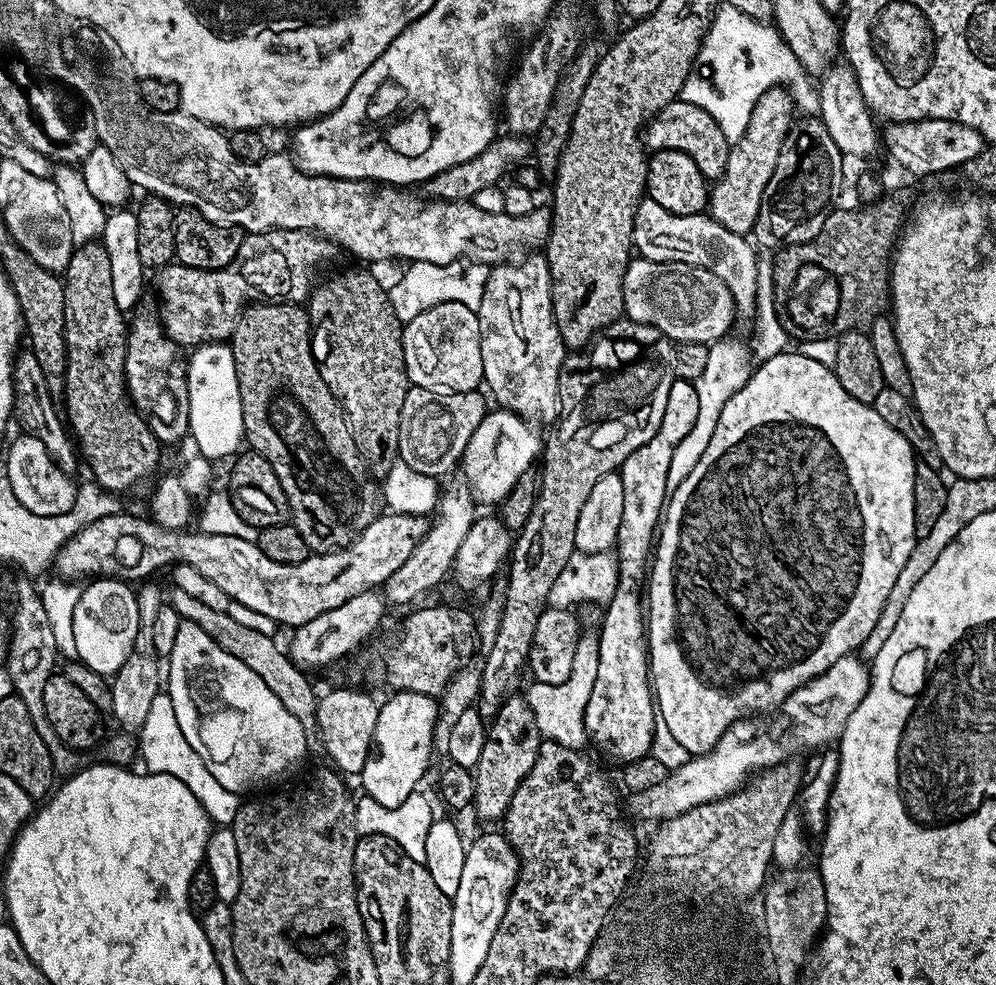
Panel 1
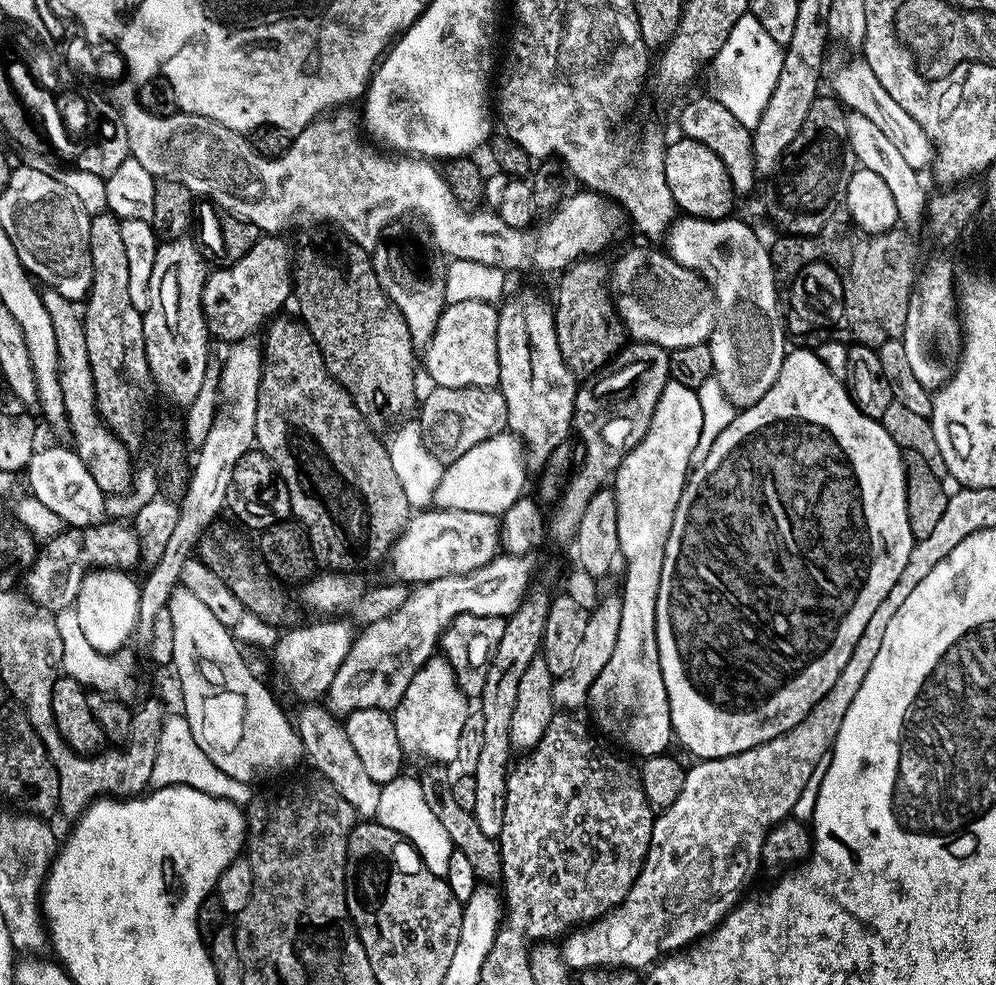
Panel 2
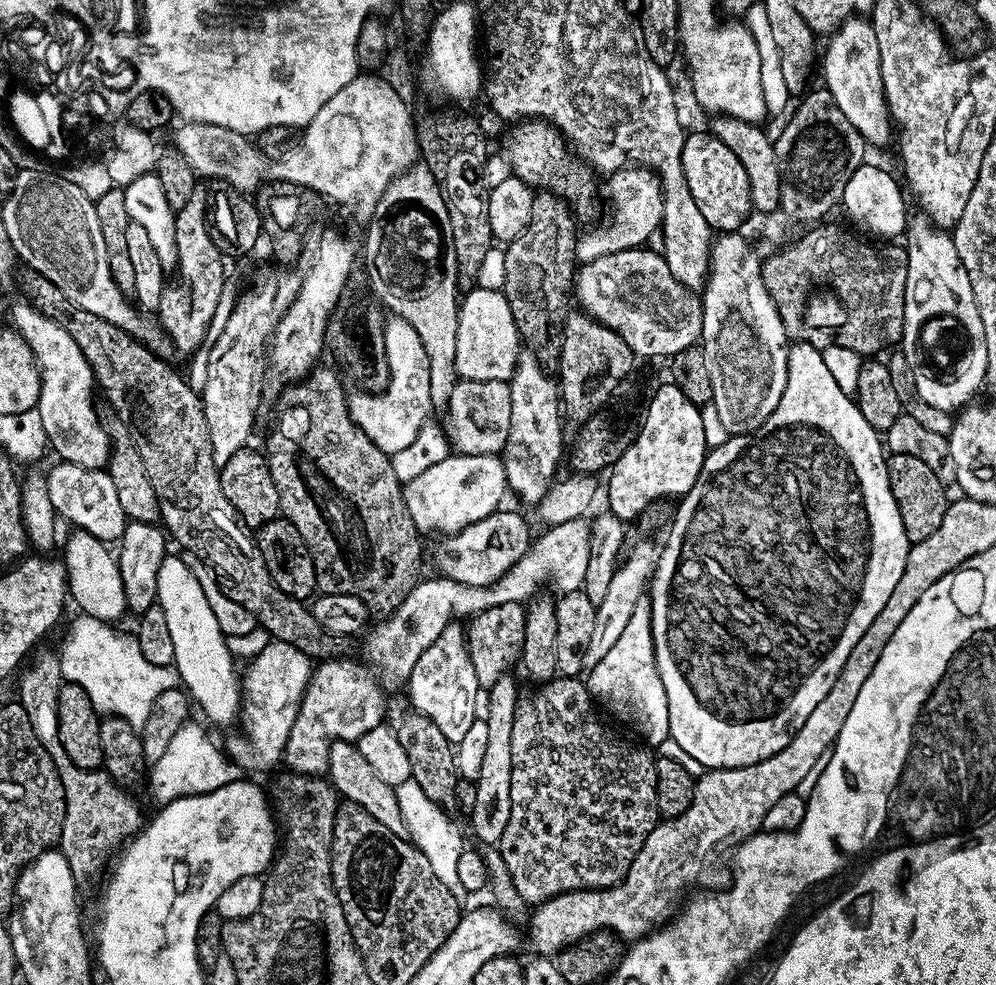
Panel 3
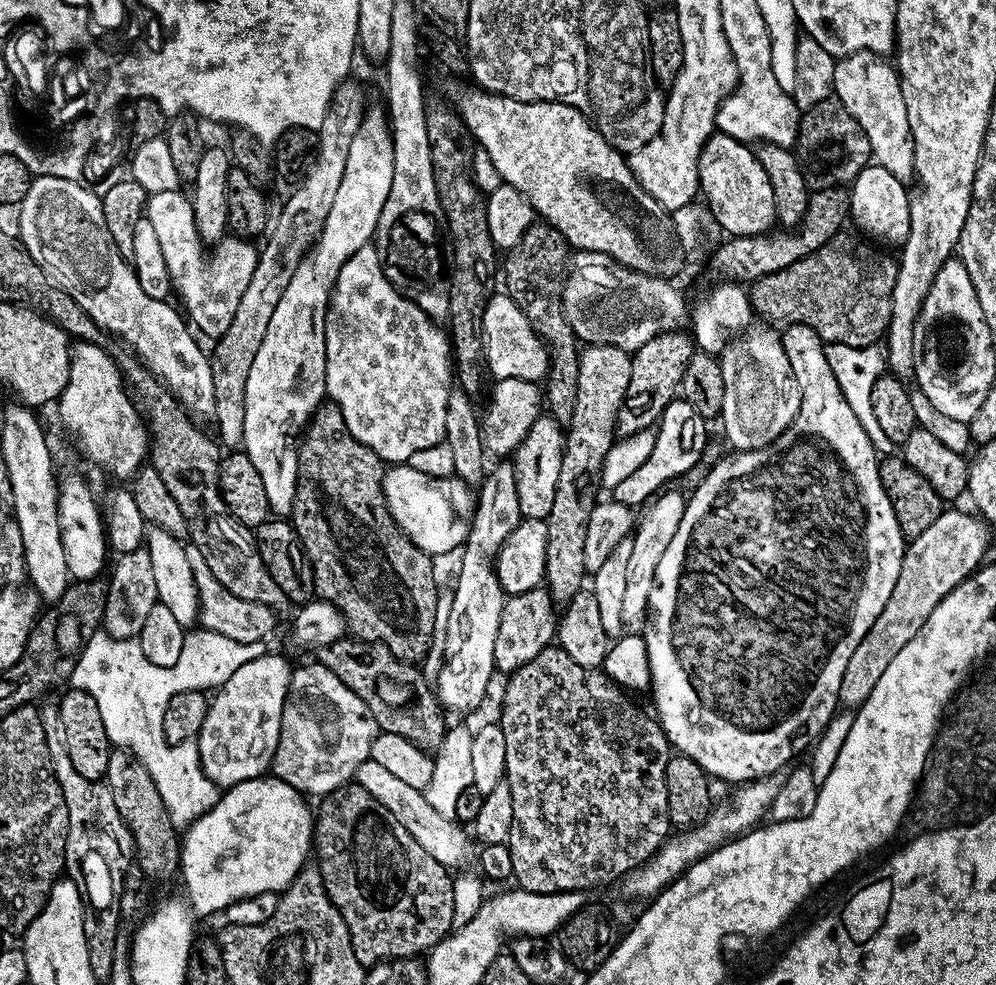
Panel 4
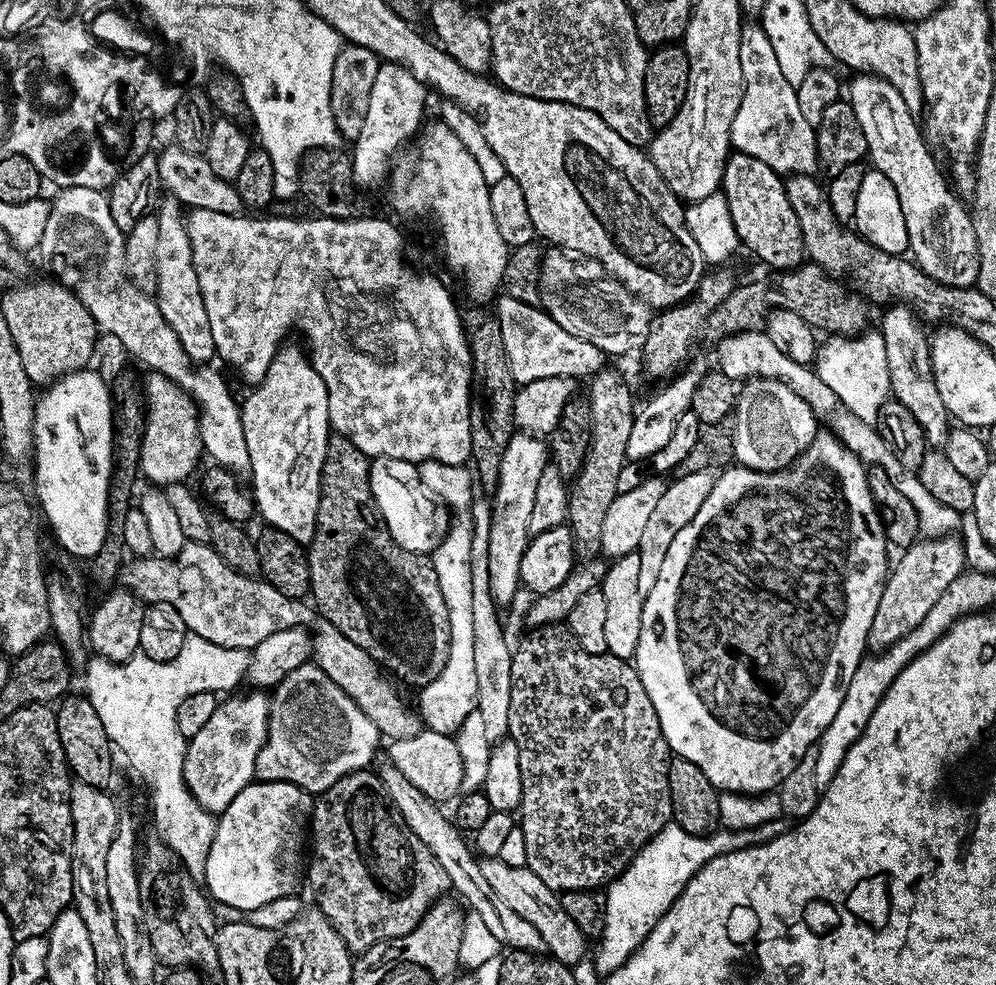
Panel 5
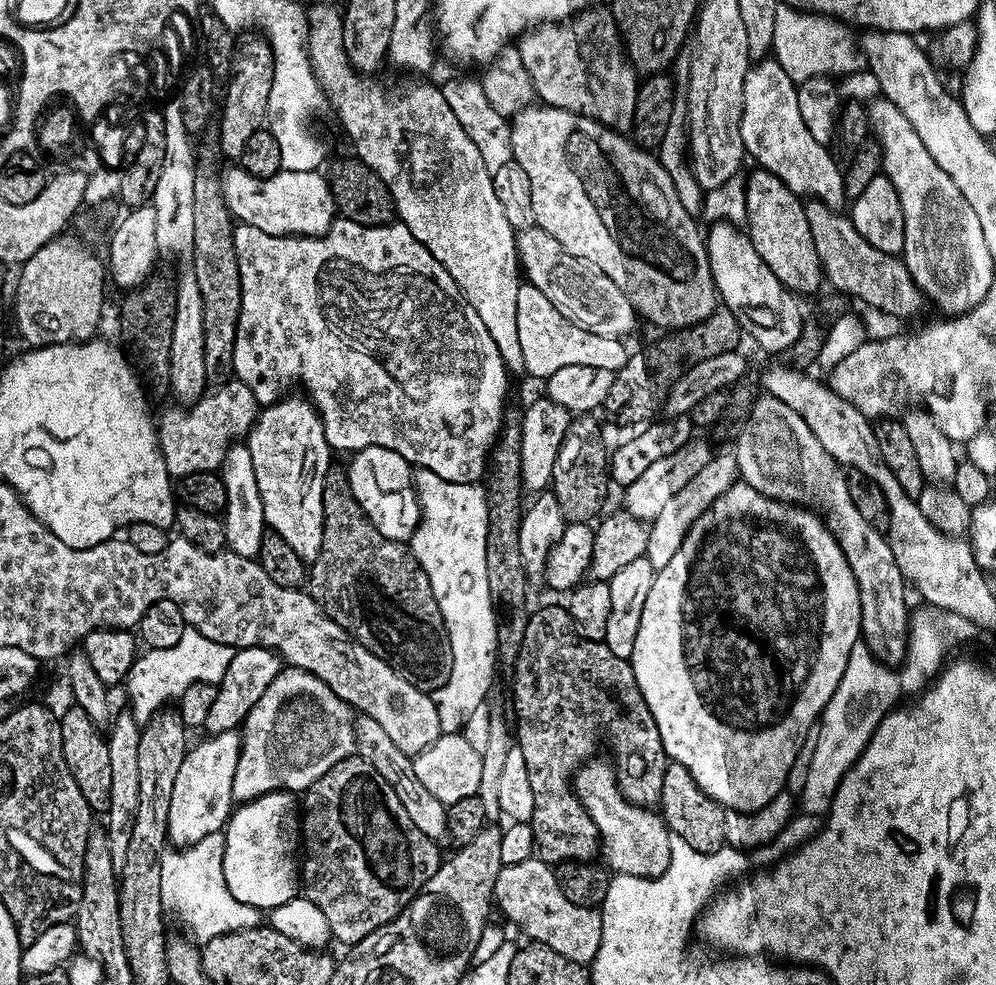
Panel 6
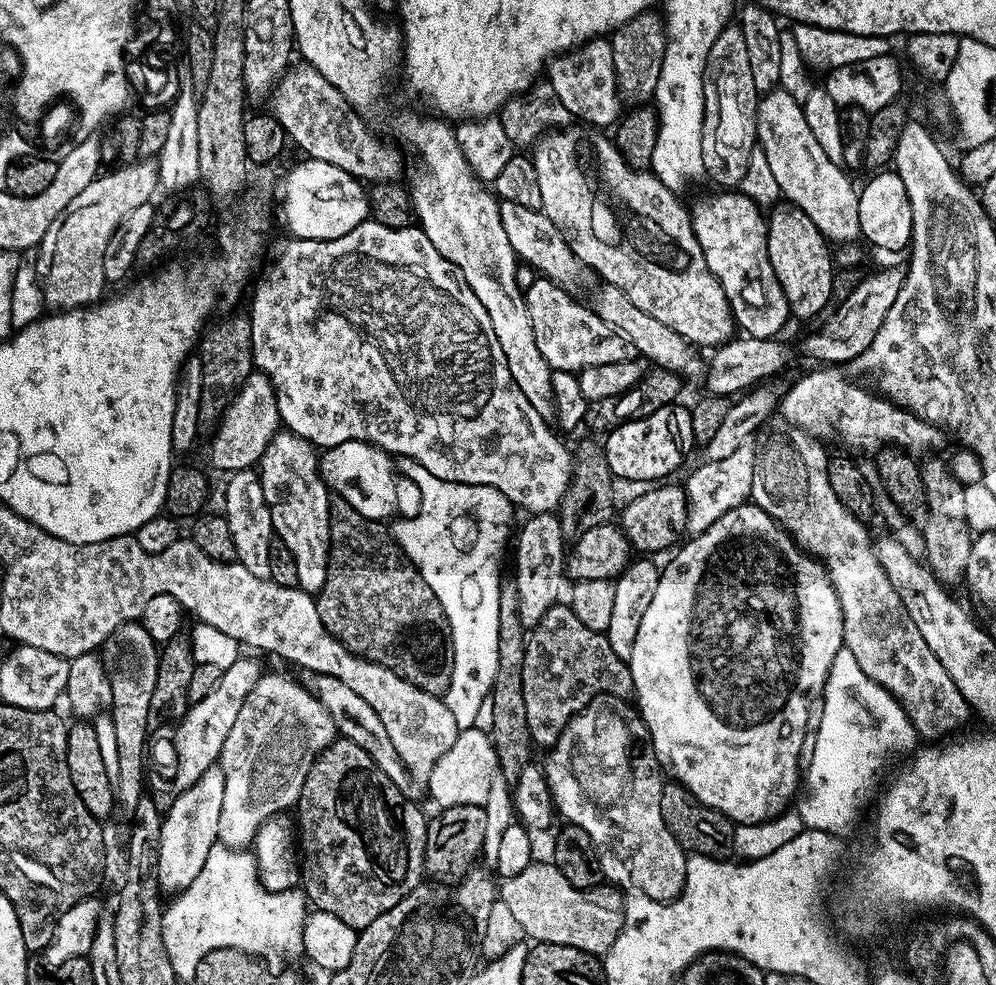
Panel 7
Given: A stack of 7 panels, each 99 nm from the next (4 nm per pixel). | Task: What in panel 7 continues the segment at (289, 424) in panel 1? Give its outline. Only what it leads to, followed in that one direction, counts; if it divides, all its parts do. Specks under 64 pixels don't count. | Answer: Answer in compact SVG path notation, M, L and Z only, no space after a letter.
M339 498L328 509L332 543L328 573L322 590L314 596L322 626L355 656L386 666L431 696L443 697L450 686L454 654L442 602L381 521L358 514Z

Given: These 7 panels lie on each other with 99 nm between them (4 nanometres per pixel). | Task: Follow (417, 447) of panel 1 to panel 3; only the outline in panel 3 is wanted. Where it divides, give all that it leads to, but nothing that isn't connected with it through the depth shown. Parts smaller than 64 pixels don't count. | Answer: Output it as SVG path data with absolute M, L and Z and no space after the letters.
M460 380L448 399L446 432L461 456L503 453L510 434L510 390L506 380Z

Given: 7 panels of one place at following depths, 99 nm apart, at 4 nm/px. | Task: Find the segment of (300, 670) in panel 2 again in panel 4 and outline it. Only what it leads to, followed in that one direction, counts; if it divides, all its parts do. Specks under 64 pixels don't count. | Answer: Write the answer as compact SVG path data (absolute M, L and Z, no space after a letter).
M269 654L246 662L246 666L234 670L234 674L215 689L206 722L202 722L202 730L194 743L206 778L220 789L227 790L247 780L259 780L271 769L293 671L293 665L288 665L282 657Z

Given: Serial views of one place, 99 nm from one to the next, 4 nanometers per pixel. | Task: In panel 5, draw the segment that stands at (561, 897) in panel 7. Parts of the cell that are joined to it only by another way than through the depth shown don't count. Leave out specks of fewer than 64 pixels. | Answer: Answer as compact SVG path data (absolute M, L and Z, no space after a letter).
M483 857L479 861L479 866L483 878L501 895L502 902L509 906L510 910L514 910L524 921L530 922L538 931L547 953L560 964L575 967L586 952L588 940L575 925L574 920L561 909L559 895L546 886L542 878L530 871L527 865L510 867L499 857Z

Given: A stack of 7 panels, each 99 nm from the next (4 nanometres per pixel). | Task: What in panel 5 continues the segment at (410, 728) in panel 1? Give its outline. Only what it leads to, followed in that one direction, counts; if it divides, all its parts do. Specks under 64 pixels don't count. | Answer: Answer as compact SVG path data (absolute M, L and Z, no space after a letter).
M525 432L513 433L510 442L507 444L506 453L504 453L504 455L502 456L501 469L499 471L498 486L492 493L492 499L491 499L492 501L491 518L493 524L490 530L490 546L489 546L489 558L488 558L488 570L490 570L490 586L493 588L492 596L496 601L497 605L504 606L504 603L506 603L507 600L512 600L516 596L516 588L518 589L518 585L520 584L521 558L522 554L524 554L525 550L527 550L528 548L528 542L531 535L531 532L529 530L529 522L530 522L531 511L534 510L535 491L538 490L538 481L542 476L542 470L544 470L548 466L549 458L550 458L550 453L547 443L543 439L540 439L539 437L533 437L531 433L525 433Z

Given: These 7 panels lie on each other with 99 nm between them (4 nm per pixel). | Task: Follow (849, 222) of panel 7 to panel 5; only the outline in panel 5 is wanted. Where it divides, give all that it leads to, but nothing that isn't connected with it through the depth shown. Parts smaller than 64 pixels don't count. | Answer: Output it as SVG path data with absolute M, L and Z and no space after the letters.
M748 23L740 30L744 97L738 106L738 114L734 114L732 148L750 154L750 158L758 158L758 162L766 162L766 166L781 174L815 173L818 168L816 128L806 122L798 107L796 88L786 82L770 46L770 38L766 38L764 25Z

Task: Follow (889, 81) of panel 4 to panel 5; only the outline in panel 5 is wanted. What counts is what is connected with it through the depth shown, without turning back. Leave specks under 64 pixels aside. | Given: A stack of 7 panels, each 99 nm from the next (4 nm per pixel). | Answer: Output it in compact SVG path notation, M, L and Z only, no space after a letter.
M861 73L855 75L854 78L849 90L847 87L846 99L858 118L858 126L862 126L862 134L866 138L868 147L867 159L872 160L871 167L875 171L886 174L894 190L898 190L898 202L902 202L902 218L906 218L906 234L911 259L916 267L921 268L939 284L948 284L951 288L973 287L980 274L980 255L978 254L978 238L974 234L972 225L971 211L966 207L965 201L963 204L959 200L961 197L953 191L950 184L950 189L948 189L948 184L944 181L944 176L940 173L940 168L936 165L931 150L928 149L929 141L921 125L920 128L916 125L917 117L906 106L906 102L902 102L902 94L880 76Z

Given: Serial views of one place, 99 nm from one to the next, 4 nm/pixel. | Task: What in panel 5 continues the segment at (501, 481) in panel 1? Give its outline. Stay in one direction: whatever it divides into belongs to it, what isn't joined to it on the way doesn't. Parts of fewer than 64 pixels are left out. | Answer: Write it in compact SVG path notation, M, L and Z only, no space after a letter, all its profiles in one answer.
M375 457L368 465L368 488L372 491L380 517L384 519L394 542L398 542L402 550L430 554L444 540L450 528L449 513L443 507L440 509L432 505L433 497L424 487L420 469L413 461Z

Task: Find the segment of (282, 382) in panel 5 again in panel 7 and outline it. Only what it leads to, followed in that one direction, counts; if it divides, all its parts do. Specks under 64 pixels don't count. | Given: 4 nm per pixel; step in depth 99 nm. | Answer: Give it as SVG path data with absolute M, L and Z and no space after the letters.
M281 430L266 446L258 465L258 475L262 482L262 494L266 494L266 506L272 508L272 531L294 554L294 563L298 565L300 589L309 594L322 590L328 573L328 547L330 542L330 489L320 476L320 462L317 449L308 440L287 430Z

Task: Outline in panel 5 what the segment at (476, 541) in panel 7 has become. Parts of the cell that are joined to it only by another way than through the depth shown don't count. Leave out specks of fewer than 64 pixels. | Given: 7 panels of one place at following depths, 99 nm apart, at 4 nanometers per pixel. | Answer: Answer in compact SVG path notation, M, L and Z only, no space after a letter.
M422 460L419 461L418 467L424 487L429 493L436 498L441 496L445 500L443 503L453 513L460 512L454 516L455 523L451 525L451 534L445 535L441 544L430 553L432 565L438 574L438 586L442 586L442 598L446 598L446 610L450 614L450 654L442 674L438 674L434 682L424 685L418 692L420 696L418 714L423 727L430 732L452 736L459 731L466 716L476 710L478 694L474 666L474 617L470 572L472 522L469 519L474 476L463 464L443 464L437 460Z

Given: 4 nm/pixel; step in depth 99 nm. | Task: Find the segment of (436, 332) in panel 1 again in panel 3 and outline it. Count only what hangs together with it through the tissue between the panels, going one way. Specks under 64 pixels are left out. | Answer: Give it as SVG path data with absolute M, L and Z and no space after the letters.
M476 286L468 291L472 290L465 296L463 293L456 313L456 375L460 380L511 381L516 361L522 355L522 341L515 328L510 303L500 290Z

